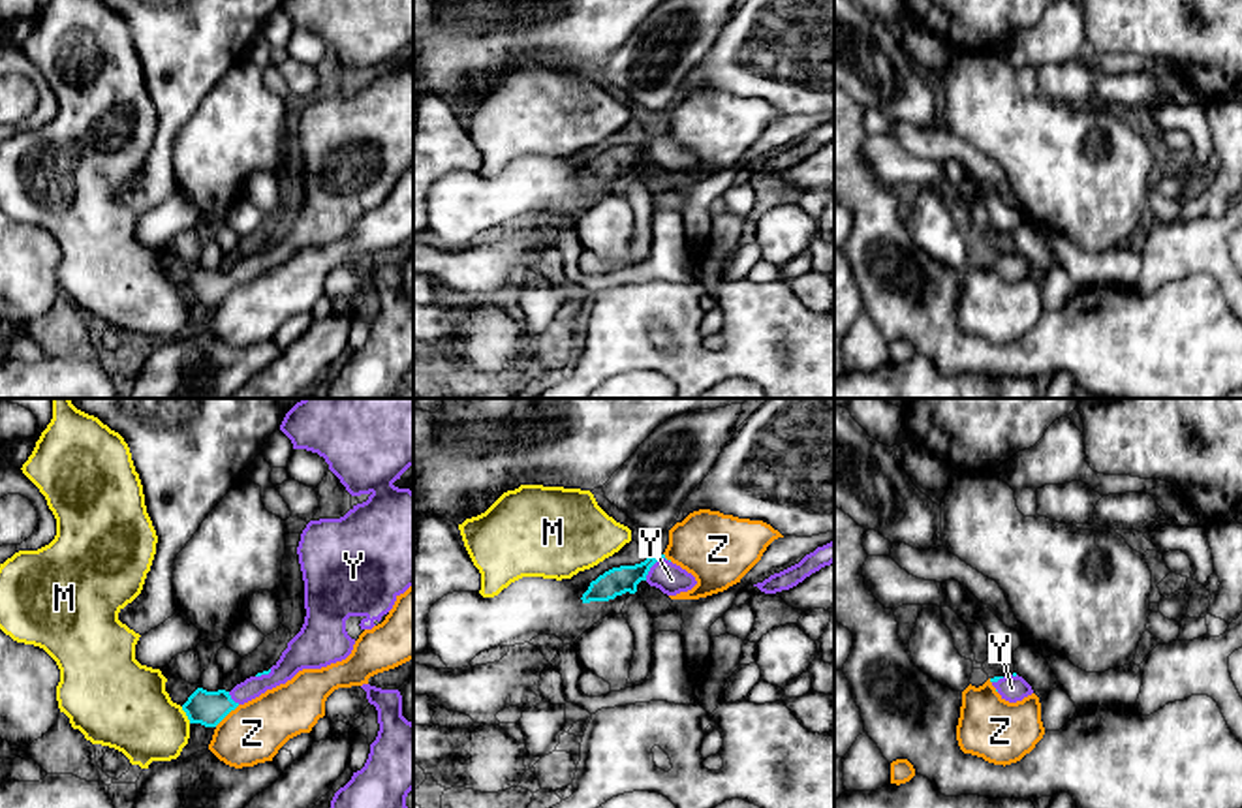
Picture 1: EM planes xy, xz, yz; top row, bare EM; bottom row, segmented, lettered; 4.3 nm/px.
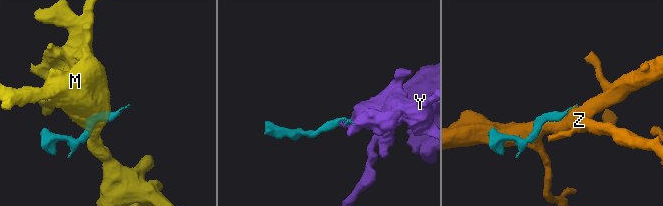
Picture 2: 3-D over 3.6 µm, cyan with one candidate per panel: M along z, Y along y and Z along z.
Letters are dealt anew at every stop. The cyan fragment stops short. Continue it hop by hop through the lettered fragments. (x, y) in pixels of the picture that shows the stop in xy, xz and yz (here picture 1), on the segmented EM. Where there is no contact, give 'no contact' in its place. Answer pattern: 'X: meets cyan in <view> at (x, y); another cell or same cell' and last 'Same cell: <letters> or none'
M: meets cyan in xy at (186, 714); another cell
Y: meets cyan in xz at (654, 562); same cell
Z: meets cyan in xy at (226, 714); another cell
Same cell: Y

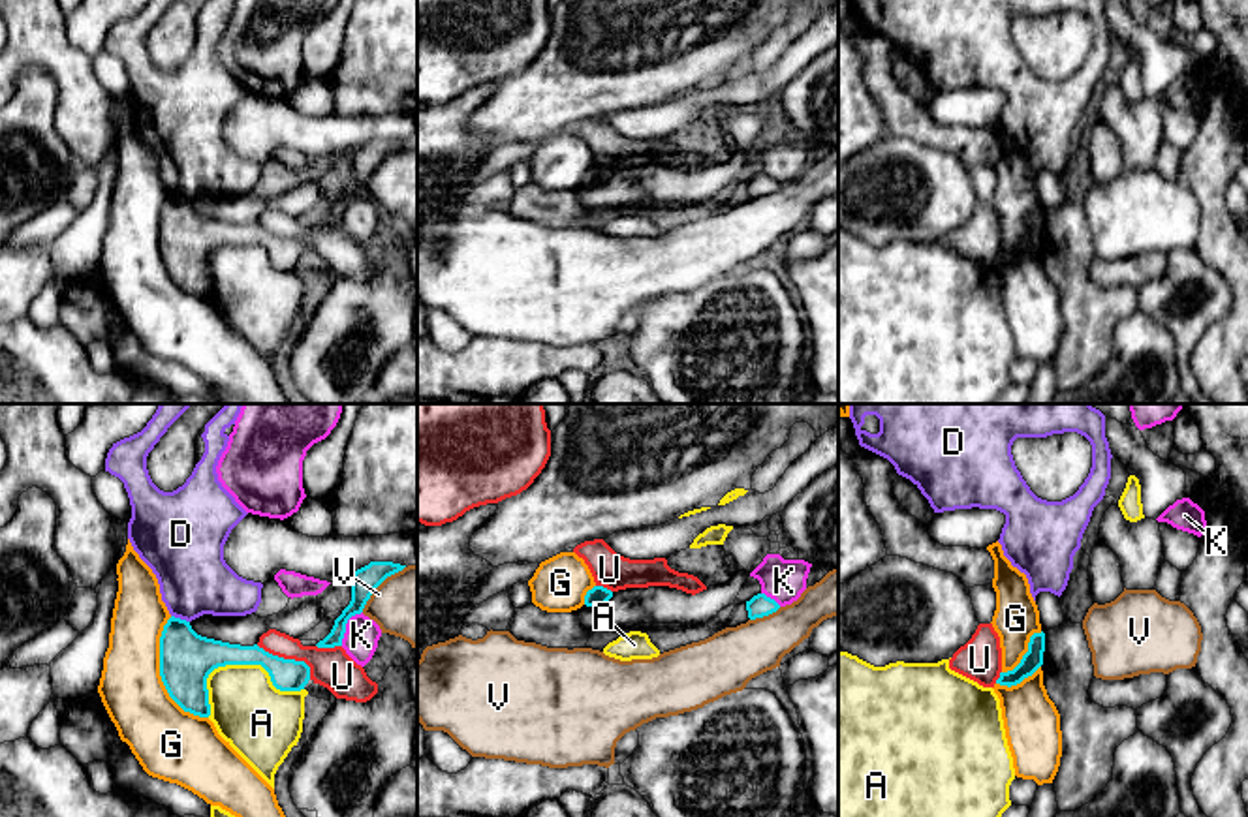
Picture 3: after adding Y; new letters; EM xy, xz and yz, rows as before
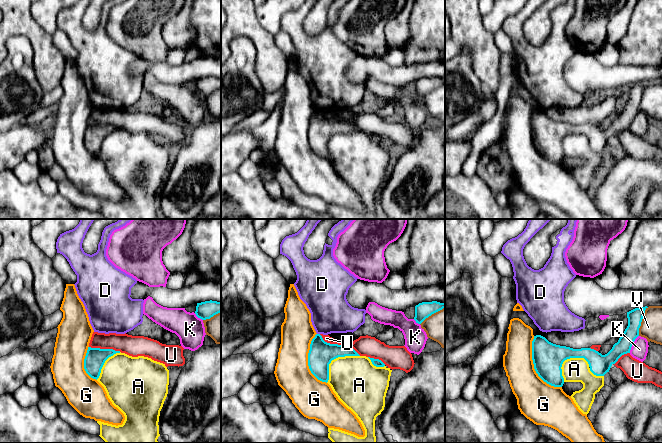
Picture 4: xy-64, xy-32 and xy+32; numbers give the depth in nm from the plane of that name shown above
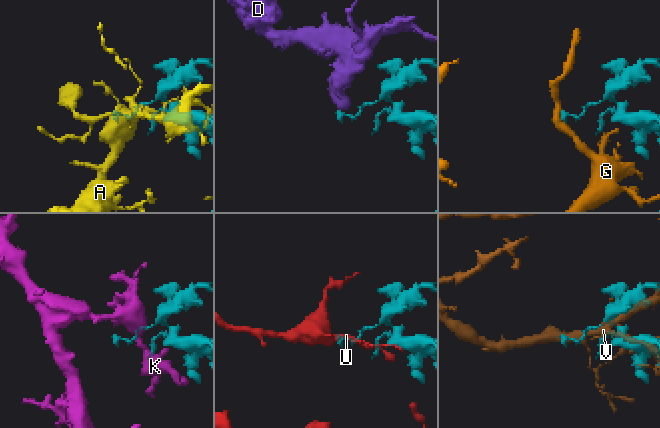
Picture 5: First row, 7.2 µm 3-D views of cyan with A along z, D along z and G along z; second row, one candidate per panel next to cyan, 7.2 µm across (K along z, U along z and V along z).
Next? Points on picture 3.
A: meets cyan in xy at (237, 663); another cell
D: meets cyan in xy at (179, 618); another cell
G: meets cyan in xy at (160, 675); another cell
K: meets cyan in xy at (344, 626); another cell
U: meets cyan in xy at (288, 660); another cell
V: meets cyan in xy at (378, 585); another cell
Same cell: none

